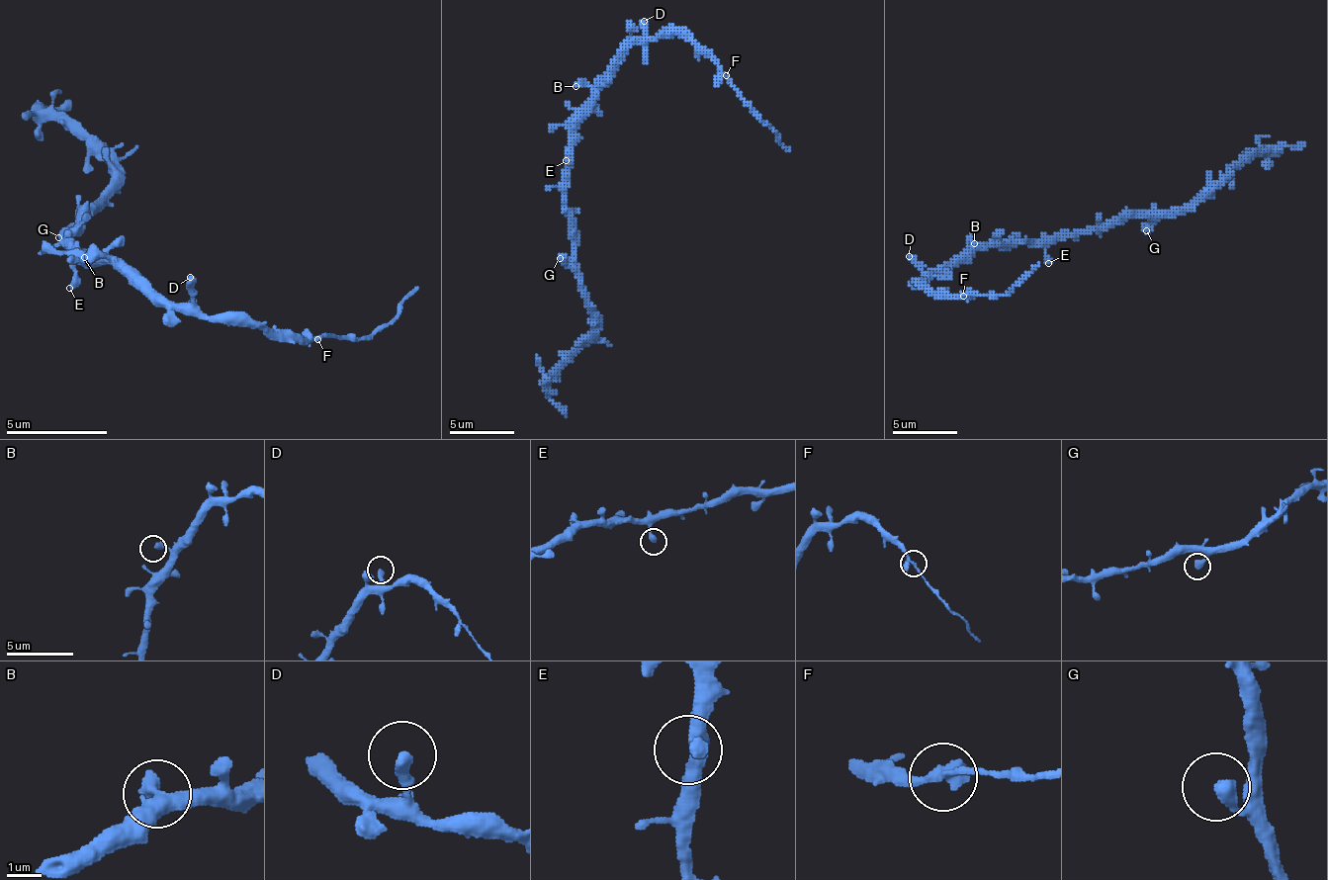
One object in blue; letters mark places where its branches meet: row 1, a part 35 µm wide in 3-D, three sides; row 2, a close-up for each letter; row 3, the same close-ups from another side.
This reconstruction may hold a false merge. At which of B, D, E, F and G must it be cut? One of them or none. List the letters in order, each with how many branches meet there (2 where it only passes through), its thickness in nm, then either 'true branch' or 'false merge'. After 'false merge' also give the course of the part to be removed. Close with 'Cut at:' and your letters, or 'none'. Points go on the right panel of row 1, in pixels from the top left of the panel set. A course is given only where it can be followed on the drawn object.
B: 1 branches meet; 440 nm thick; true branch
D: 1 branches meet; 360 nm thick; true branch
E: 1 branches meet; 340 nm thick; true branch
F: 2 branches meet; 340 nm thick; false merge; foreign part runs (964, 295), (1007, 295), (1038, 263)
G: 1 branches meet; 480 nm thick; true branch
Cut at: F

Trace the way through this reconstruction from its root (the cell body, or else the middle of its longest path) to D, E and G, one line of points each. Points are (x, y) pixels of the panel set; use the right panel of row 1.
D: (1022, 243), (974, 243), (935, 272), (926, 272), (909, 256)
E: (1022, 243), (1042, 246), (1048, 263)
G: (1022, 243), (1091, 233), (1113, 223), (1123, 223), (1129, 218), (1146, 218), (1149, 220), (1146, 230)

